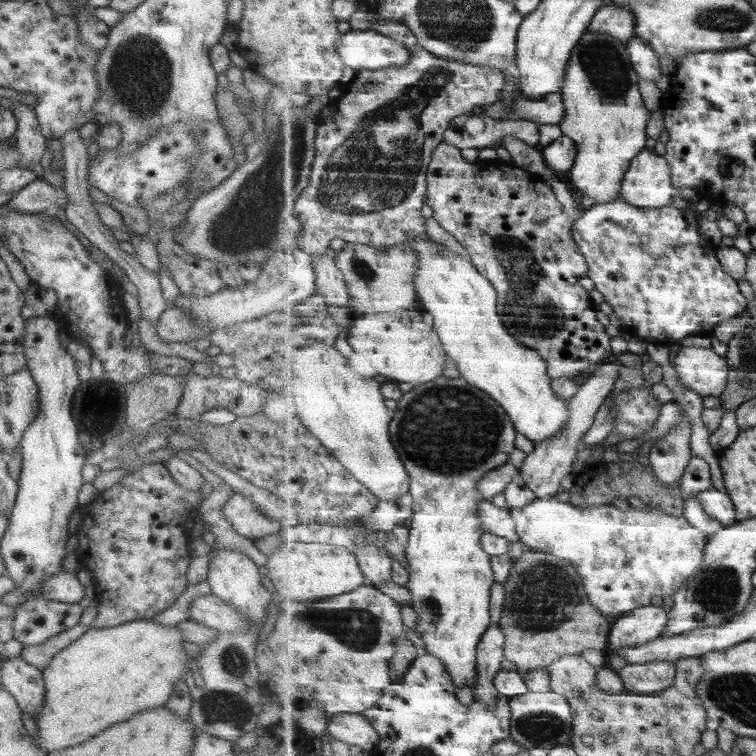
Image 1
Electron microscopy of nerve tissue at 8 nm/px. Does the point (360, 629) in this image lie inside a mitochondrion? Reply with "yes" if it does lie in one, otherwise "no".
yes

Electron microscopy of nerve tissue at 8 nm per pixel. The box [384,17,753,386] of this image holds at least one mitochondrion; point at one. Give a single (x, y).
(604, 64)

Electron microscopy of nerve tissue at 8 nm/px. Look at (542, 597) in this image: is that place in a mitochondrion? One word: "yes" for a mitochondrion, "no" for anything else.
yes

